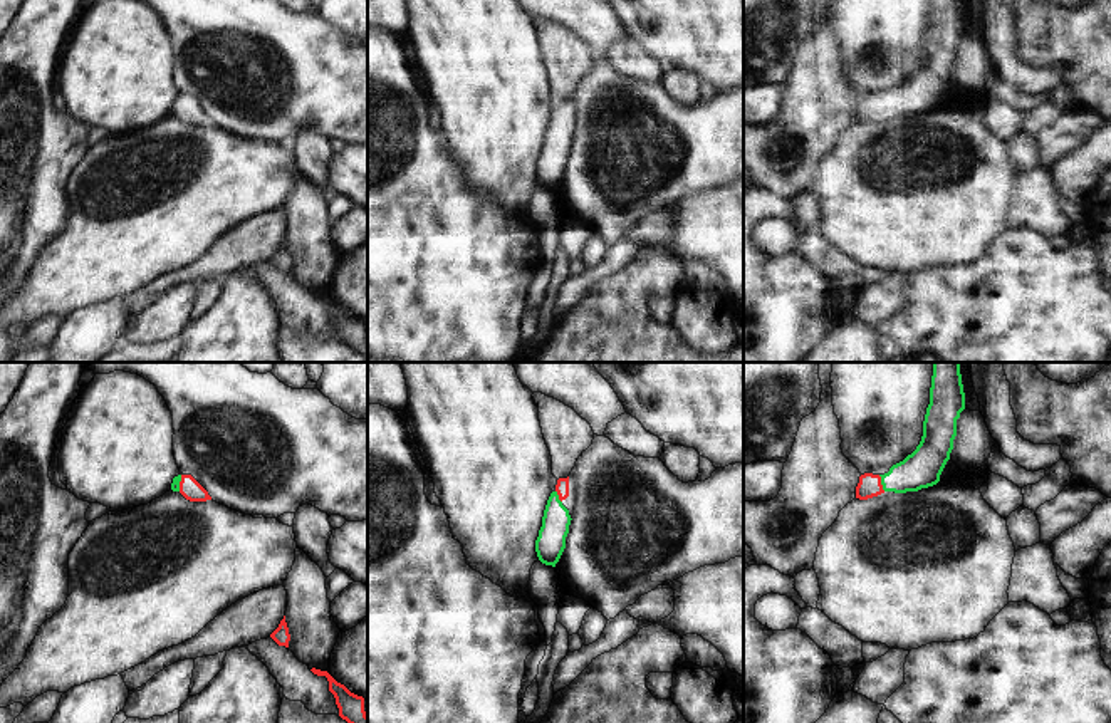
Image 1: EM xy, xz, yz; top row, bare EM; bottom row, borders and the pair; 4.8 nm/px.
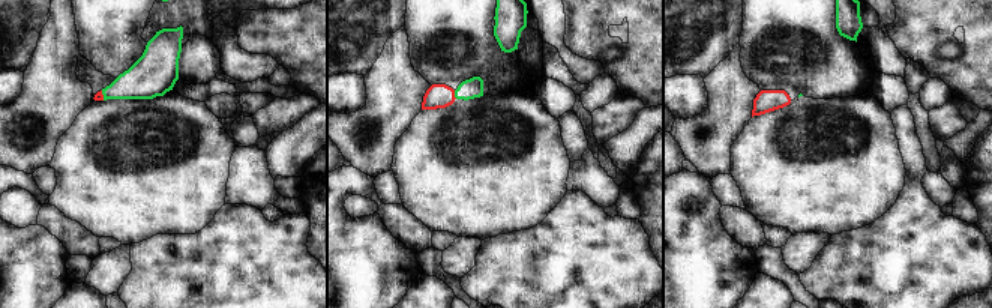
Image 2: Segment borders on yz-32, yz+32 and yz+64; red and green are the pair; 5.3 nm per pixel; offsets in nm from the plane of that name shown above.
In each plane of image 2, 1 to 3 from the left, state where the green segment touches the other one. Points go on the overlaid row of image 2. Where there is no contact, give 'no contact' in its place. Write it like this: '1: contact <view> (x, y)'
1: contact yz-32 (102, 95)
2: contact yz+32 (453, 95)
3: no contact

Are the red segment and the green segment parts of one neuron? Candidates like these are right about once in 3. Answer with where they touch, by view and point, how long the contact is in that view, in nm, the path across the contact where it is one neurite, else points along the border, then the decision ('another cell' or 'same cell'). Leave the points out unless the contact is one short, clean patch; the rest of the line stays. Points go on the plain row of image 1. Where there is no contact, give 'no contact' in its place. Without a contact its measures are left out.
contact yz (880, 108); length 90 nm; way yz (870, 109), (880, 108), (898, 104), (922, 93); same cell

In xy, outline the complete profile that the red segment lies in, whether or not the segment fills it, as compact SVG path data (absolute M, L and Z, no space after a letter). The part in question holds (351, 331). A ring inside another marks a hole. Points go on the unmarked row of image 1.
M310 294L317 300L326 300L329 305L329 315L336 322L339 341L349 349L368 357L368 339L364 335L364 322L351 317L344 309L337 307L327 295Z

